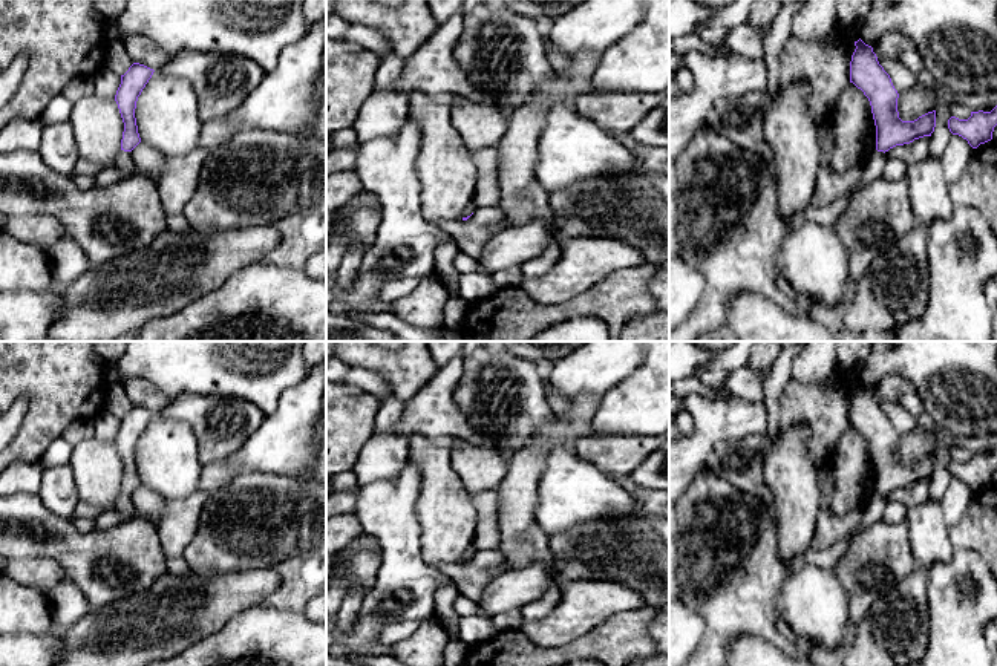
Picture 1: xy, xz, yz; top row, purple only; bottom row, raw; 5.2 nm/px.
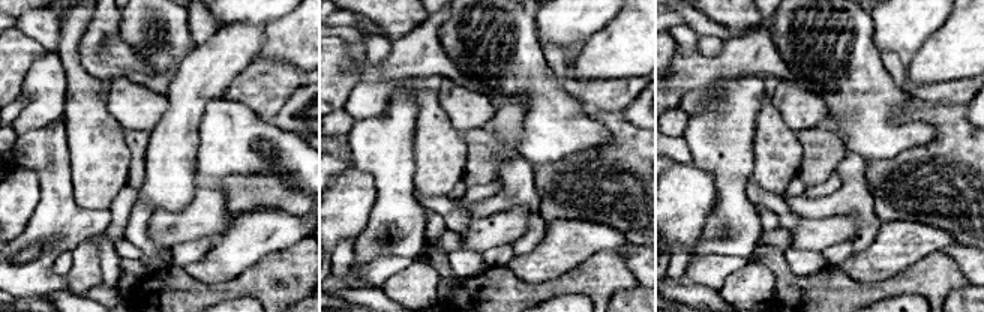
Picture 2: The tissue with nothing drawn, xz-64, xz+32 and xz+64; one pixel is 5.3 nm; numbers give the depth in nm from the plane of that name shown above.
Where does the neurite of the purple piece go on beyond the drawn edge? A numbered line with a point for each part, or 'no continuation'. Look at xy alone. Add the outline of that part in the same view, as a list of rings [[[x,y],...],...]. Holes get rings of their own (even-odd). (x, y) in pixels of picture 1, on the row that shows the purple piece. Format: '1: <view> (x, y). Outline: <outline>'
1: xy (124, 161). Outline: [[[121,150],[116,159],[116,165],[126,176],[136,173],[136,165],[133,164],[130,152]]]

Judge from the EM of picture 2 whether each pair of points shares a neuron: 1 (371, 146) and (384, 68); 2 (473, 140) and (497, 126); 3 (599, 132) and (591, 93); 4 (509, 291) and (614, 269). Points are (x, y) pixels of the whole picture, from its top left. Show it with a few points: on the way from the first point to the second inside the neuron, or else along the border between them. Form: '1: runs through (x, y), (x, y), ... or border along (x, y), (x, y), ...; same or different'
1: border along (398, 80), (404, 81); different
2: border along (486, 128), (503, 149), (498, 164); different
3: border along (563, 83), (587, 108); different
4: runs through (534, 291), (546, 291), (575, 281), (588, 279); same

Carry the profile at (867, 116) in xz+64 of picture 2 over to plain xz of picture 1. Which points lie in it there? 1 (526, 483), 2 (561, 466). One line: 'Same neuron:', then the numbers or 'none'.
Same neuron: 2

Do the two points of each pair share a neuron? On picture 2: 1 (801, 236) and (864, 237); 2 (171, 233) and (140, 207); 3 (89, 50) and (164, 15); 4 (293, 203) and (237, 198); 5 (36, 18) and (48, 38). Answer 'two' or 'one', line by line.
1: two
2: two
3: two
4: one
5: one

